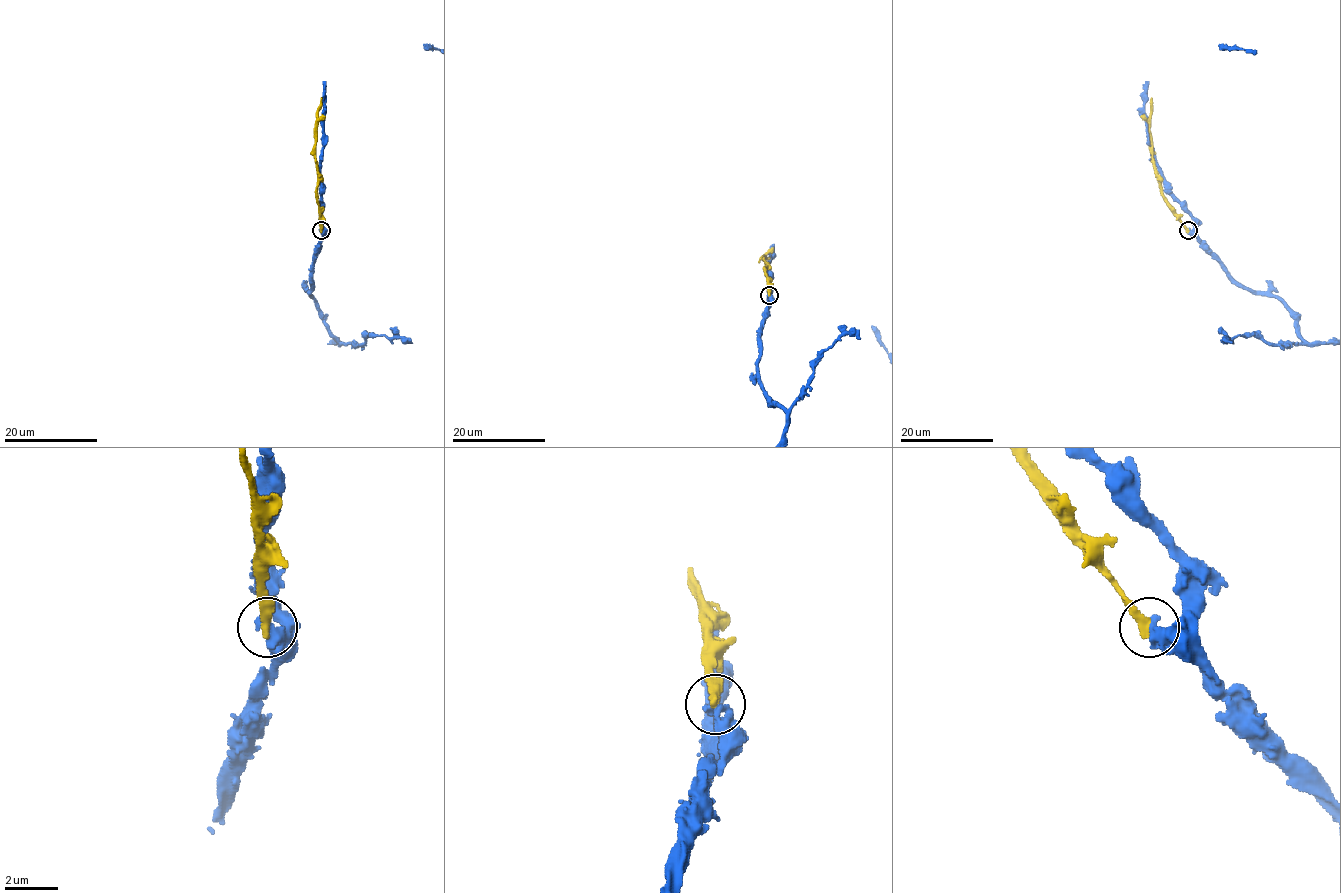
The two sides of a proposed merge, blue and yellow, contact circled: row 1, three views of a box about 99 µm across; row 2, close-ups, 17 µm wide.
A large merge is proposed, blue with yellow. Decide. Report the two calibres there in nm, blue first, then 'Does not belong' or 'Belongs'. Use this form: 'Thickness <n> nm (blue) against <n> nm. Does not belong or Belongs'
Thickness 480 nm (blue) against 360 nm. Does not belong

